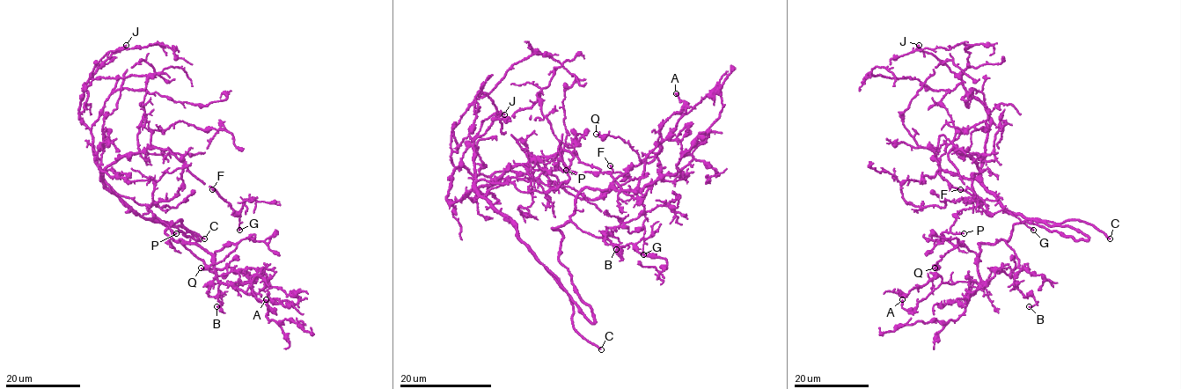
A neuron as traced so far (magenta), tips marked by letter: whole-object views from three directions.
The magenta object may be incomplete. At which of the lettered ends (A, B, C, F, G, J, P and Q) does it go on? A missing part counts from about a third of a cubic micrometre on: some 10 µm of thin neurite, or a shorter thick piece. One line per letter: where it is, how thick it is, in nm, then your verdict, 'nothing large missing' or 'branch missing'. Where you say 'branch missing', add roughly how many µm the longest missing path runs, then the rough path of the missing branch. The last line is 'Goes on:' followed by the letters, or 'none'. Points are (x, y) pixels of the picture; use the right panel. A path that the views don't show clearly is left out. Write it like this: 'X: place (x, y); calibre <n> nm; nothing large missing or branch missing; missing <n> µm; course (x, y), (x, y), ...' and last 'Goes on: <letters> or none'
A: place (902, 299); calibre 200 nm; nothing large missing
B: place (1029, 306); calibre 150 nm; nothing large missing
C: place (1110, 238); calibre 220 nm; branch missing; missing 90 µm
F: place (960, 189); calibre 140 nm; nothing large missing
G: place (1033, 230); calibre 200 nm; nothing large missing
J: place (919, 45); calibre 200 nm; nothing large missing
P: place (964, 233); calibre 110 nm; nothing large missing
Q: place (935, 267); calibre 280 nm; nothing large missing
Goes on: C

